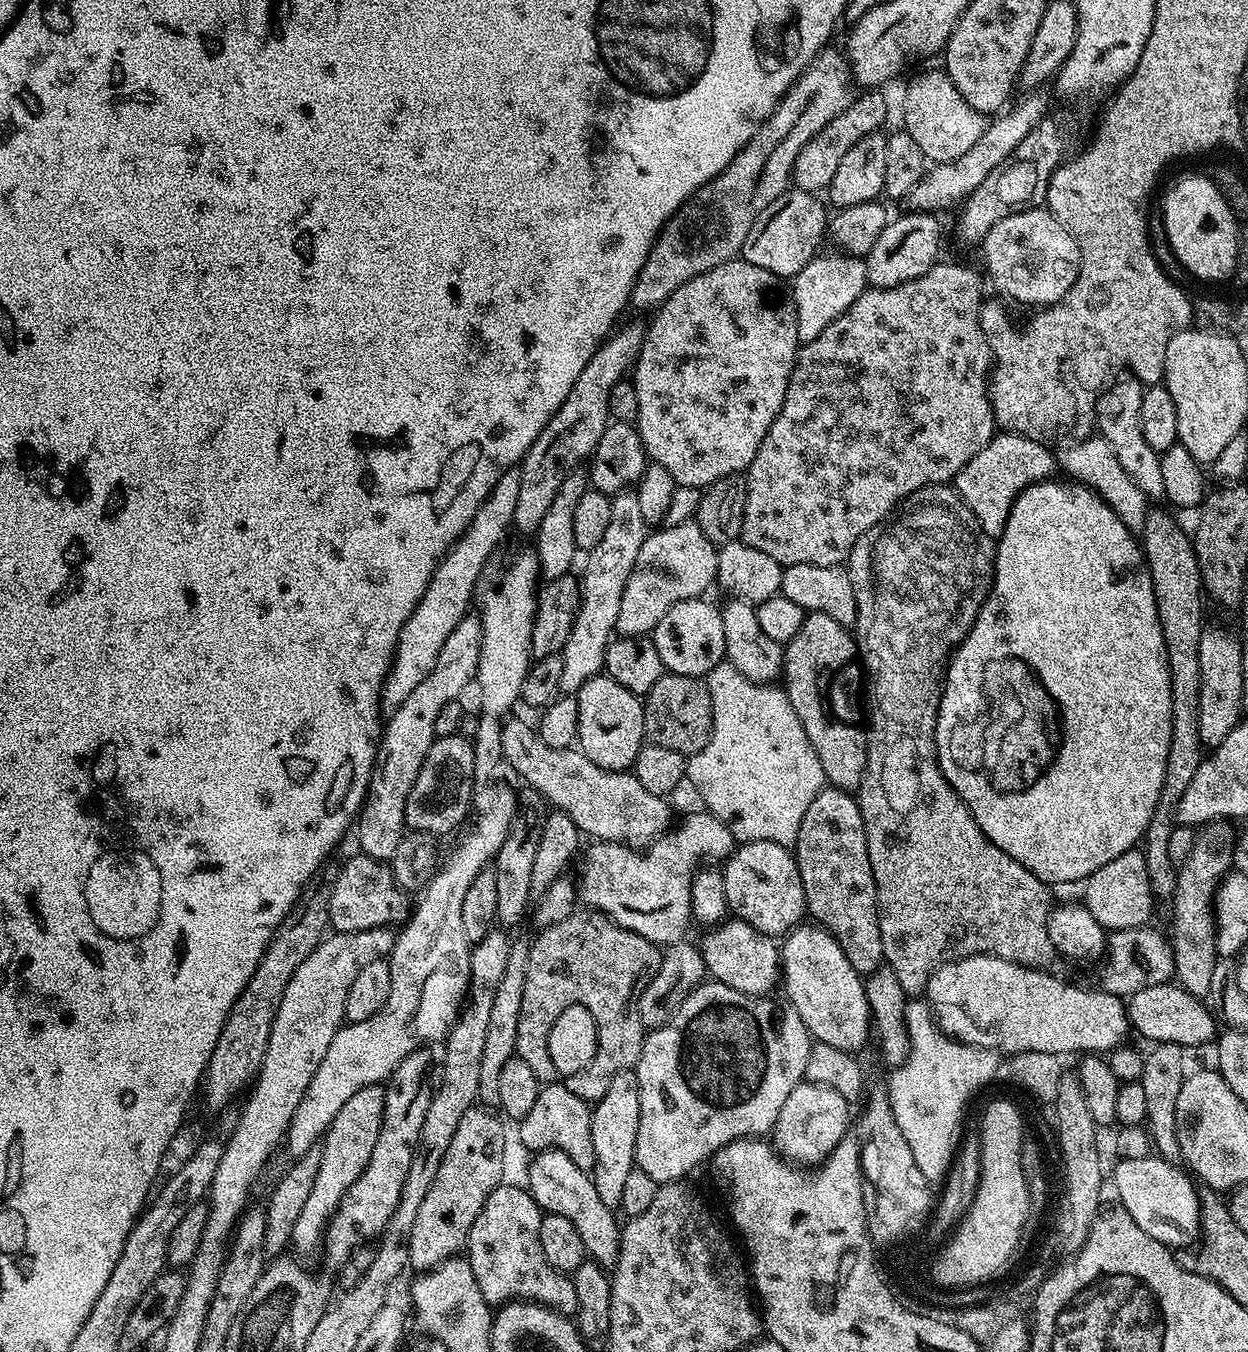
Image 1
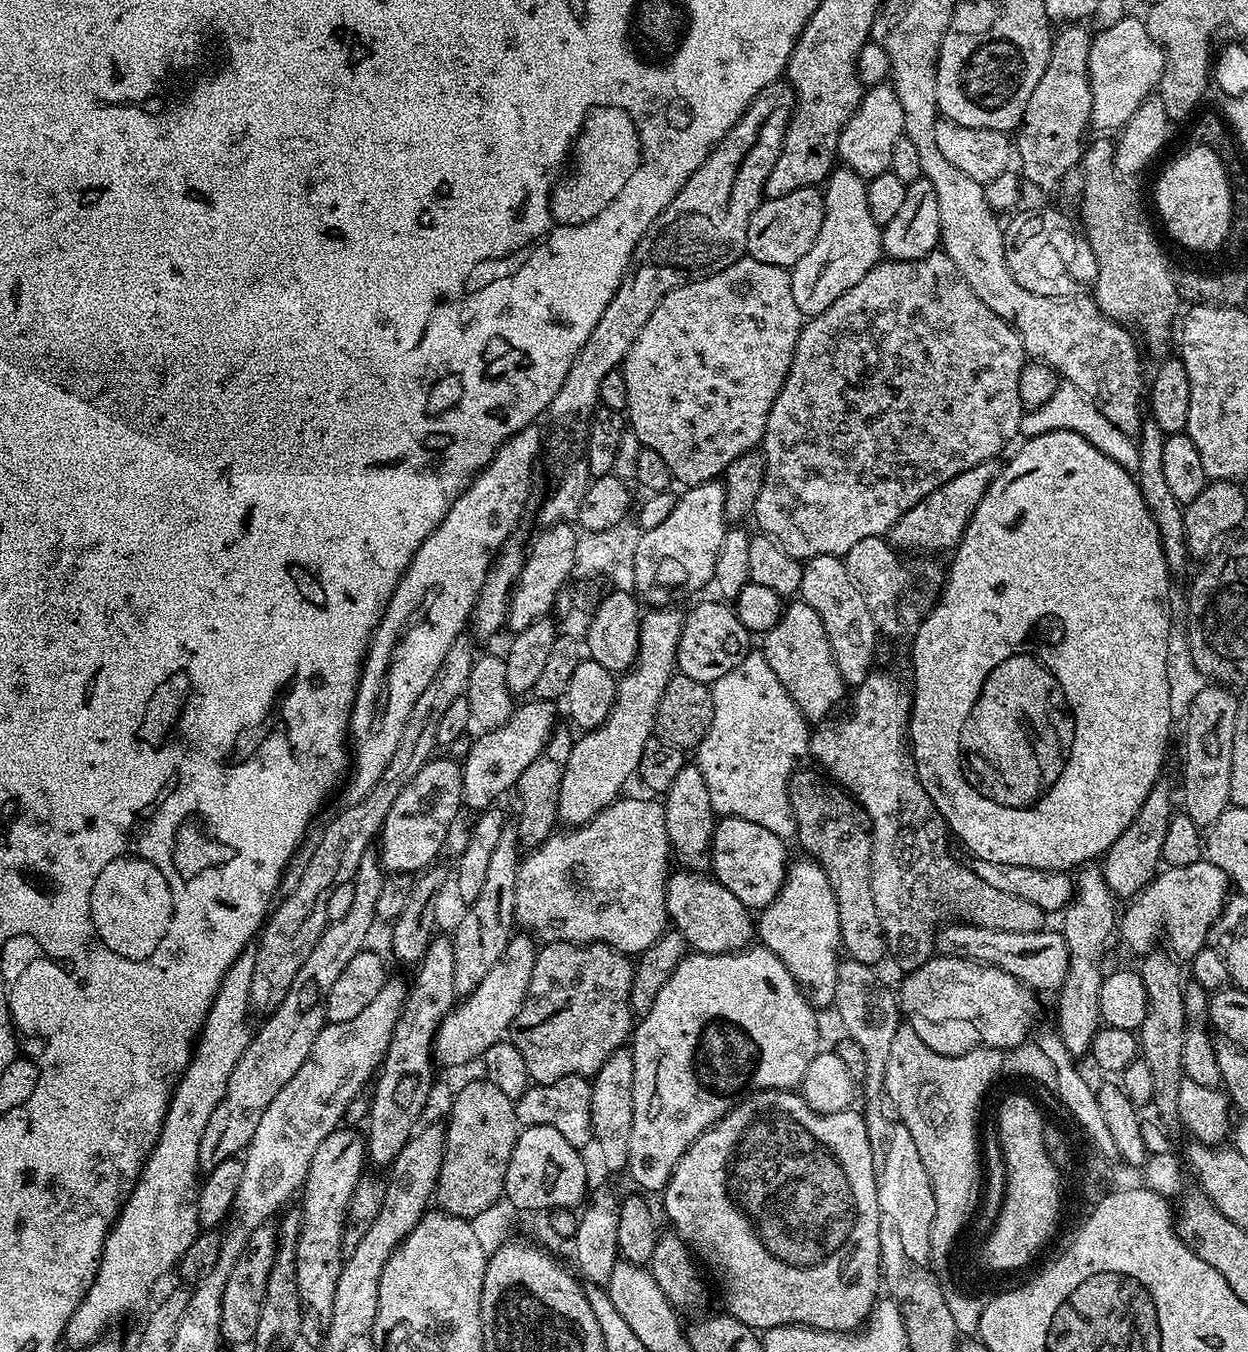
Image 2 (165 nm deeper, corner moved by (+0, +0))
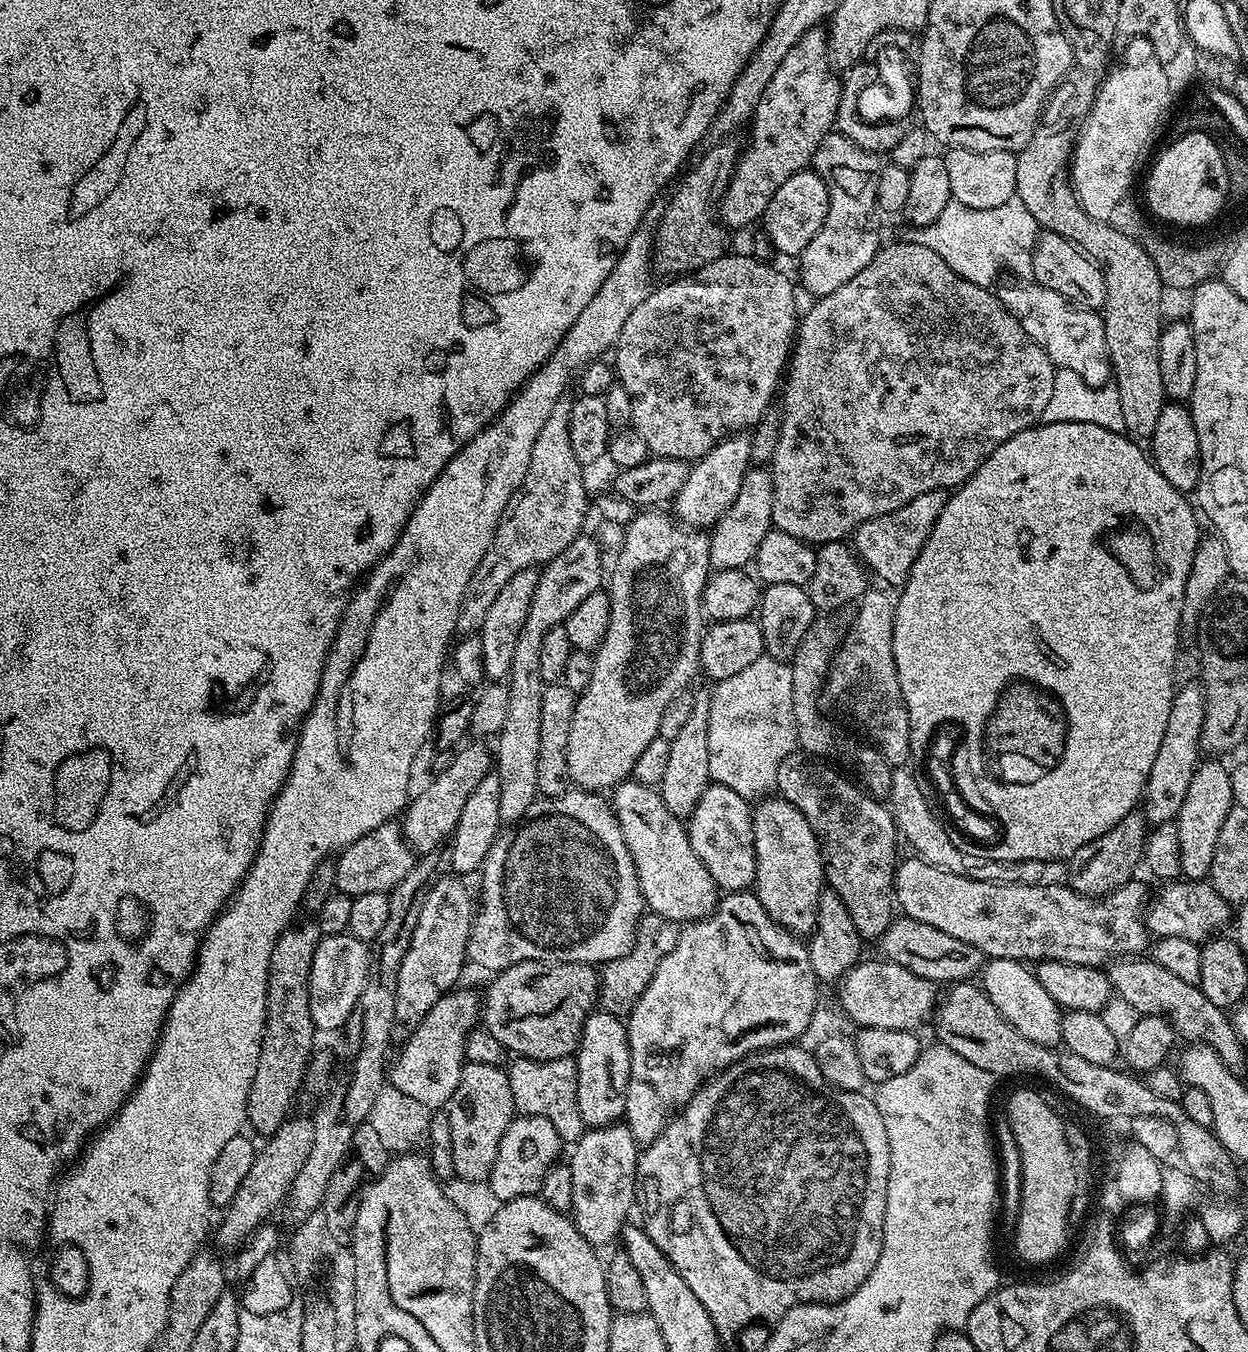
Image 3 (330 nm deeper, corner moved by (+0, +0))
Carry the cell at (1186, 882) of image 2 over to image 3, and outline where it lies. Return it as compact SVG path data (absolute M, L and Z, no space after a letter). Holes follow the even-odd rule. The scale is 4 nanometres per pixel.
M911 858L912 860L901 859L896 865L896 883L894 885L894 900L905 917L909 920L917 920L918 922L926 922L926 926L934 926L934 930L942 930L942 934L950 934L950 938L959 938L962 942L970 942L970 946L974 946L978 950L982 950L985 957L993 960L1018 960L1021 962L1039 962L1045 960L1057 960L1063 964L1081 964L1082 966L1090 966L1091 968L1099 968L1107 965L1113 958L1132 958L1147 946L1148 940L1150 944L1150 933L1146 923L1146 905L1150 900L1150 891L1146 885L1140 881L1140 878L1133 878L1128 881L1124 887L1116 892L1111 892L1109 896L1100 899L1093 899L1091 896L1083 896L1069 888L1067 883L1051 884L1045 882L1035 884L1034 886L1022 886L1021 884L995 884L994 882L978 882L971 880L965 876L958 874L950 874L941 868L930 866L919 858Z

